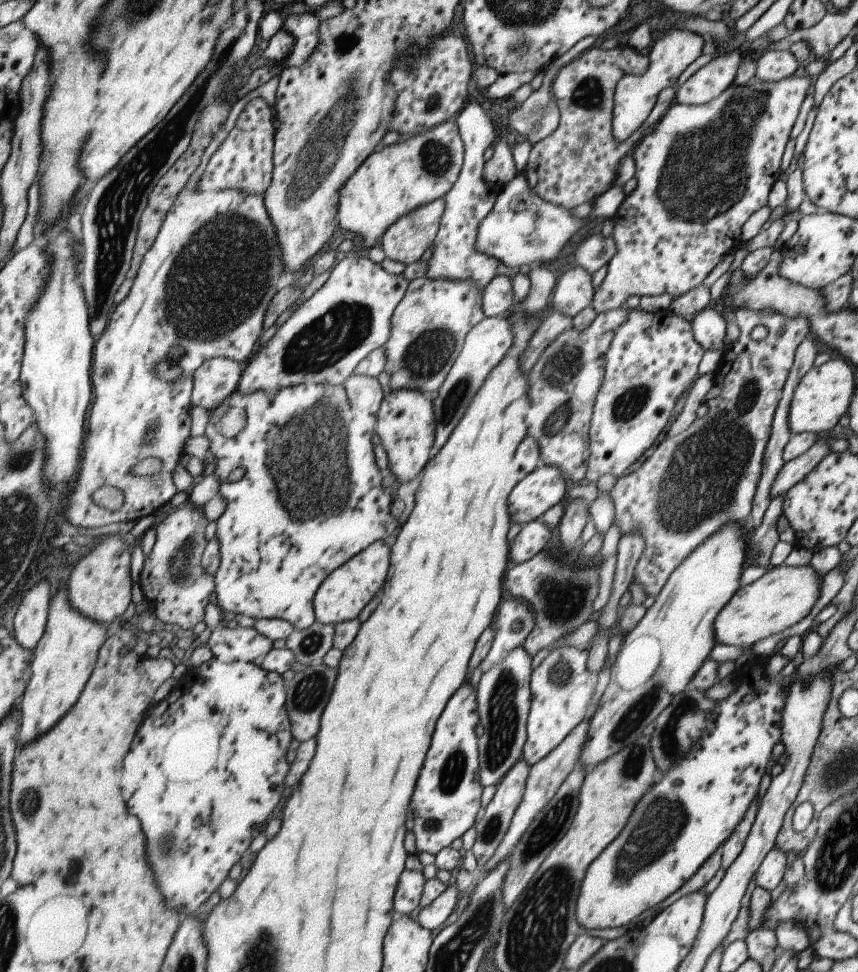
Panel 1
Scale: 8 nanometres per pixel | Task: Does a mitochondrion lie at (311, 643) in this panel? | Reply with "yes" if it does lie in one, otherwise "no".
yes

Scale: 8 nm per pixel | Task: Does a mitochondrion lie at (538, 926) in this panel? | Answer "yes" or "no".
yes

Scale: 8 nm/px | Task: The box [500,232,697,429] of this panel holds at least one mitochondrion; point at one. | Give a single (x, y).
(629, 404)

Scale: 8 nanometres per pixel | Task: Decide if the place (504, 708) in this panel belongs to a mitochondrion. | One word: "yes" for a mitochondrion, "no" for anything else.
yes

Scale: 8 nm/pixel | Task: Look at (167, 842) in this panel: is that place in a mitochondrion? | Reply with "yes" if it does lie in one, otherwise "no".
yes

